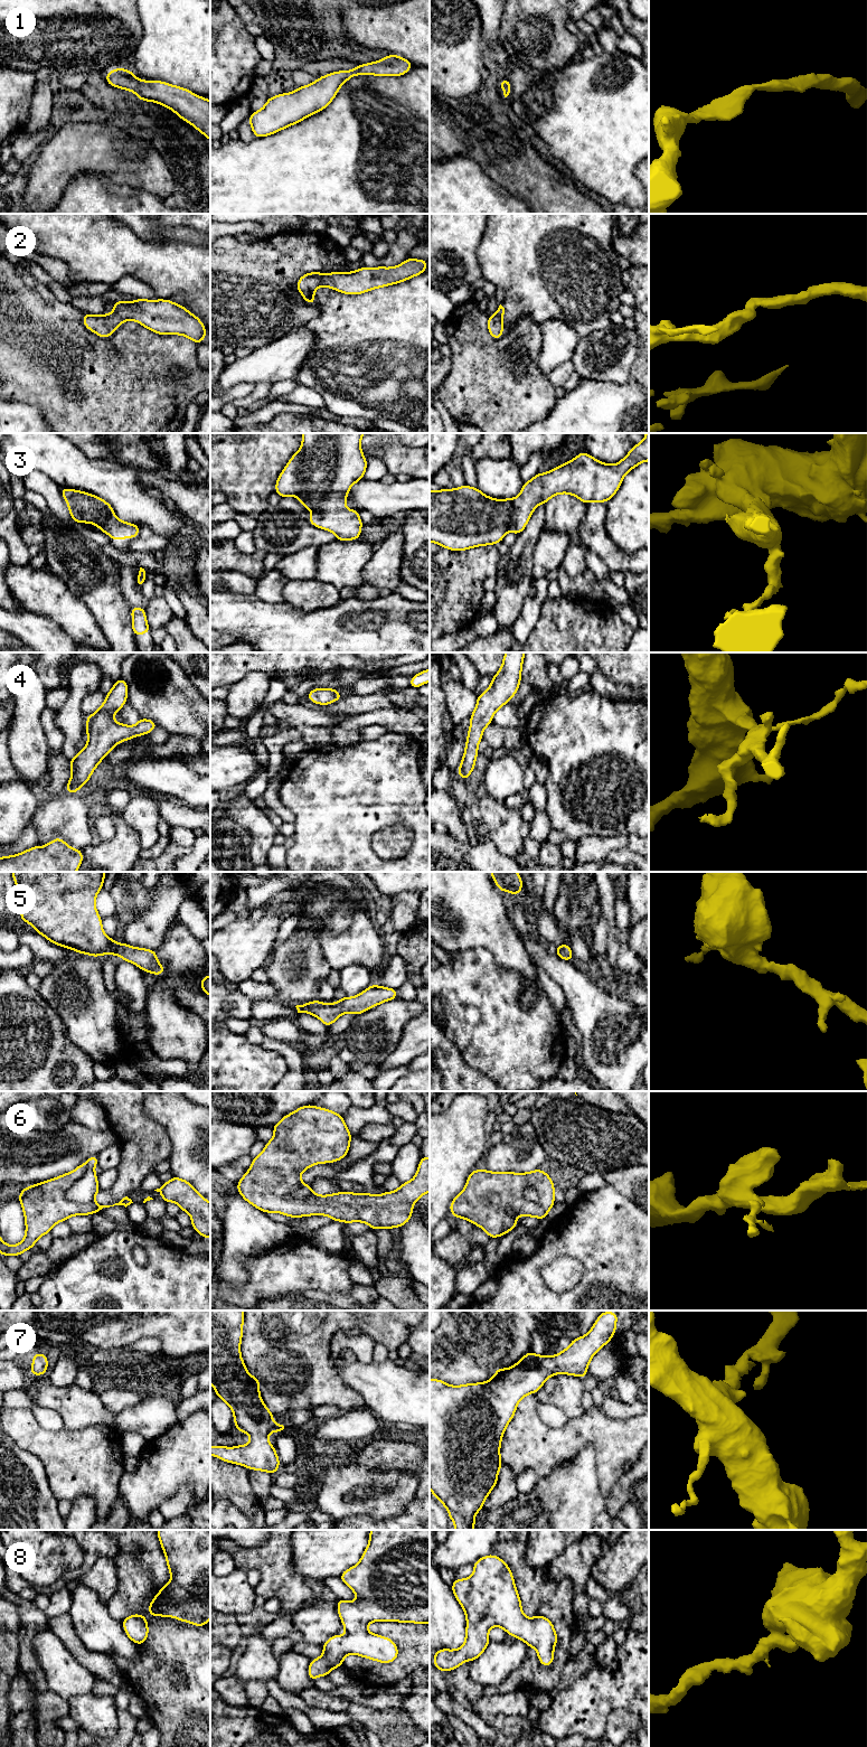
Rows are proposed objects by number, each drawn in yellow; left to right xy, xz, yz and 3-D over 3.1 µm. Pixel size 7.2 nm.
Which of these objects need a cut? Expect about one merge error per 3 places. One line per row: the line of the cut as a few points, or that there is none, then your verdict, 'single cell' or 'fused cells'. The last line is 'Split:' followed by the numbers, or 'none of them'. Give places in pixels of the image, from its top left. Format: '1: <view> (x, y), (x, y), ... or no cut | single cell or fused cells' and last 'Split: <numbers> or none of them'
1: no cut | single cell
2: no cut | single cell
3: no cut | single cell
4: no cut | single cell
5: no cut | single cell
6: xy (86, 1164), (84, 1174), (66, 1193), (66, 1198), (69, 1201) | fused cells
7: no cut | single cell
8: no cut | single cell
Split: 6

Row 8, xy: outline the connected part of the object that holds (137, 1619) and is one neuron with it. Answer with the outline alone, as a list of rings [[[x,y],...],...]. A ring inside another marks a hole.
[[[134,1614],[122,1619],[128,1637],[138,1645],[142,1645],[149,1636],[148,1622],[141,1614]]]

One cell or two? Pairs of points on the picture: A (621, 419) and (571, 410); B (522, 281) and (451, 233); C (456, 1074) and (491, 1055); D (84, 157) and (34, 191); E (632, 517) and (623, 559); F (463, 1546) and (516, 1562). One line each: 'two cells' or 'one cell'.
A: one cell
B: two cells
C: two cells
D: one cell
E: two cells
F: two cells

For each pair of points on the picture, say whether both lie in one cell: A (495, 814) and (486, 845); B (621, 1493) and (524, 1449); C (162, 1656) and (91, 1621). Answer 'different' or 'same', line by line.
A: different
B: different
C: different

